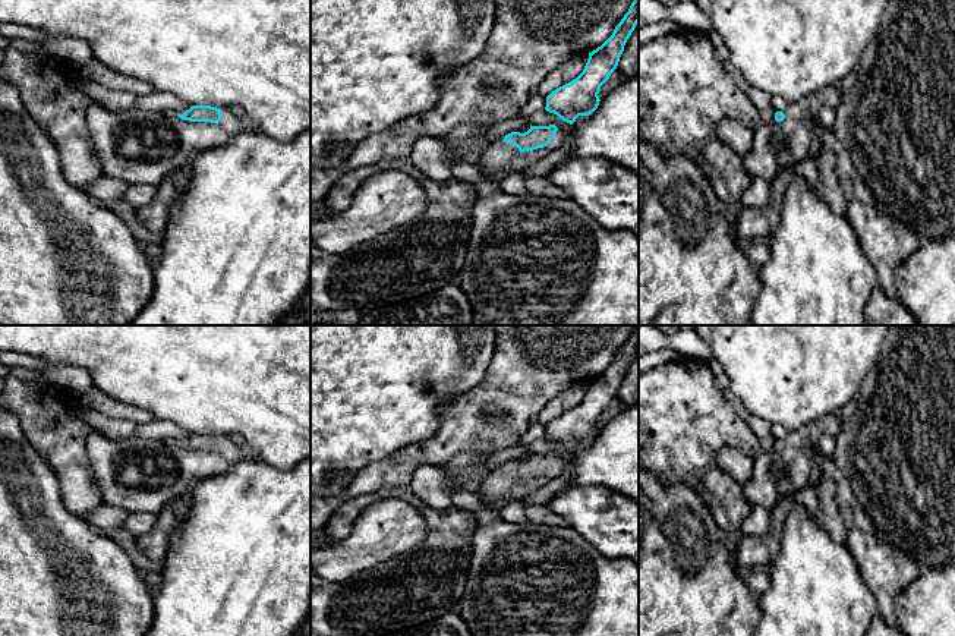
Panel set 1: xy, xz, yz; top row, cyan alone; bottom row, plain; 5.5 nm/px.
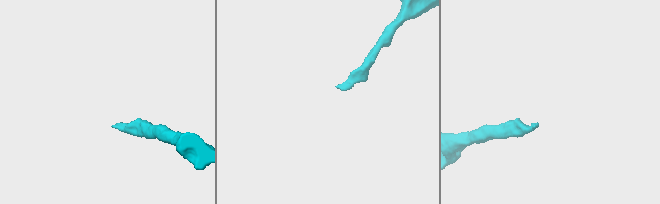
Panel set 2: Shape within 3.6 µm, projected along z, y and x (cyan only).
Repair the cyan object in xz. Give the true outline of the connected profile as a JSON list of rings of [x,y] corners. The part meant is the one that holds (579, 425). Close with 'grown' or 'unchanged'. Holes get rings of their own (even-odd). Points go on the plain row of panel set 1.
[[[639,325],[615,355],[612,363],[589,381],[583,400],[546,425],[545,438],[573,453],[579,444],[592,443],[599,434],[599,418],[617,397],[624,374],[639,352]]]; unchanged

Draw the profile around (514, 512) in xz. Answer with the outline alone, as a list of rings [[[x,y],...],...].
[[[510,500],[510,503],[501,510],[499,516],[510,523],[529,523],[526,506],[519,500]]]

